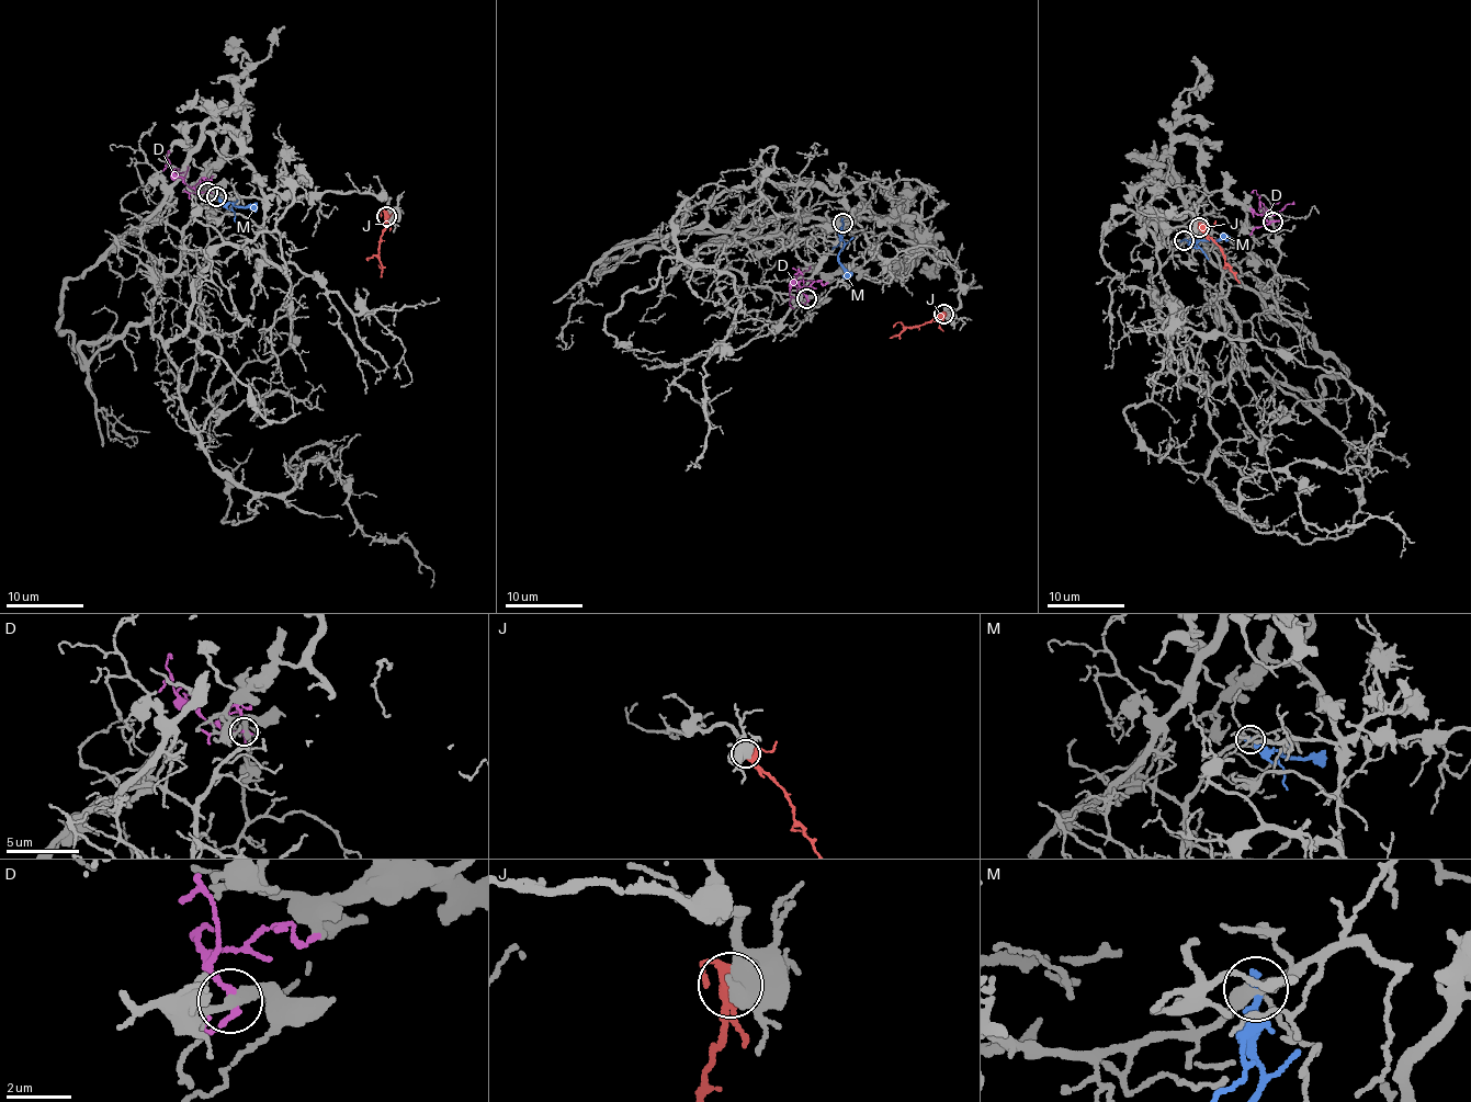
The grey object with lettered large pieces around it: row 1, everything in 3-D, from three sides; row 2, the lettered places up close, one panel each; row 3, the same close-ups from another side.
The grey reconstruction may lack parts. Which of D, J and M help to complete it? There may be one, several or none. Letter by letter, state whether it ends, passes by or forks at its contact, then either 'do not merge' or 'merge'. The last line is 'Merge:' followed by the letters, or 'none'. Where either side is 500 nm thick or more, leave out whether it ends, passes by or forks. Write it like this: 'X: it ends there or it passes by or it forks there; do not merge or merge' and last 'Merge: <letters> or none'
D: it passes by; do not merge
J: it forks there; merge
M: it ends there; do not merge
Merge: J

